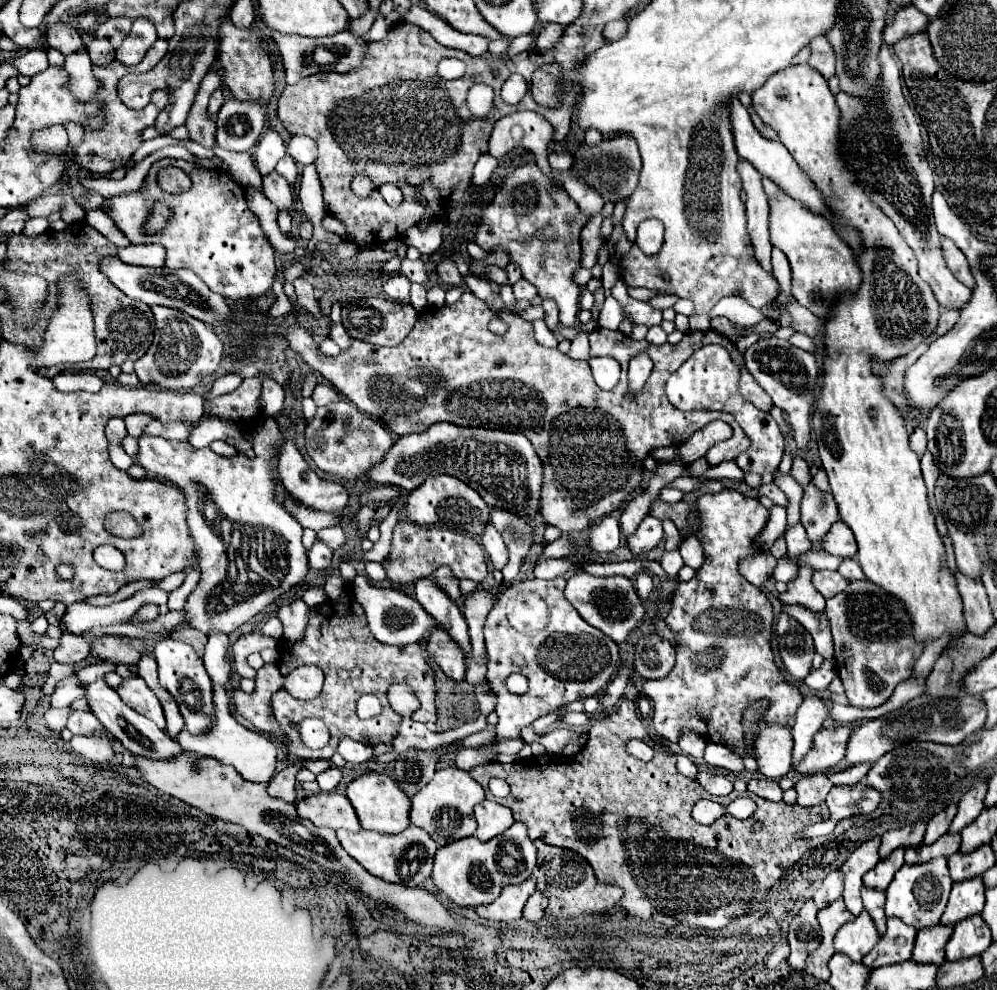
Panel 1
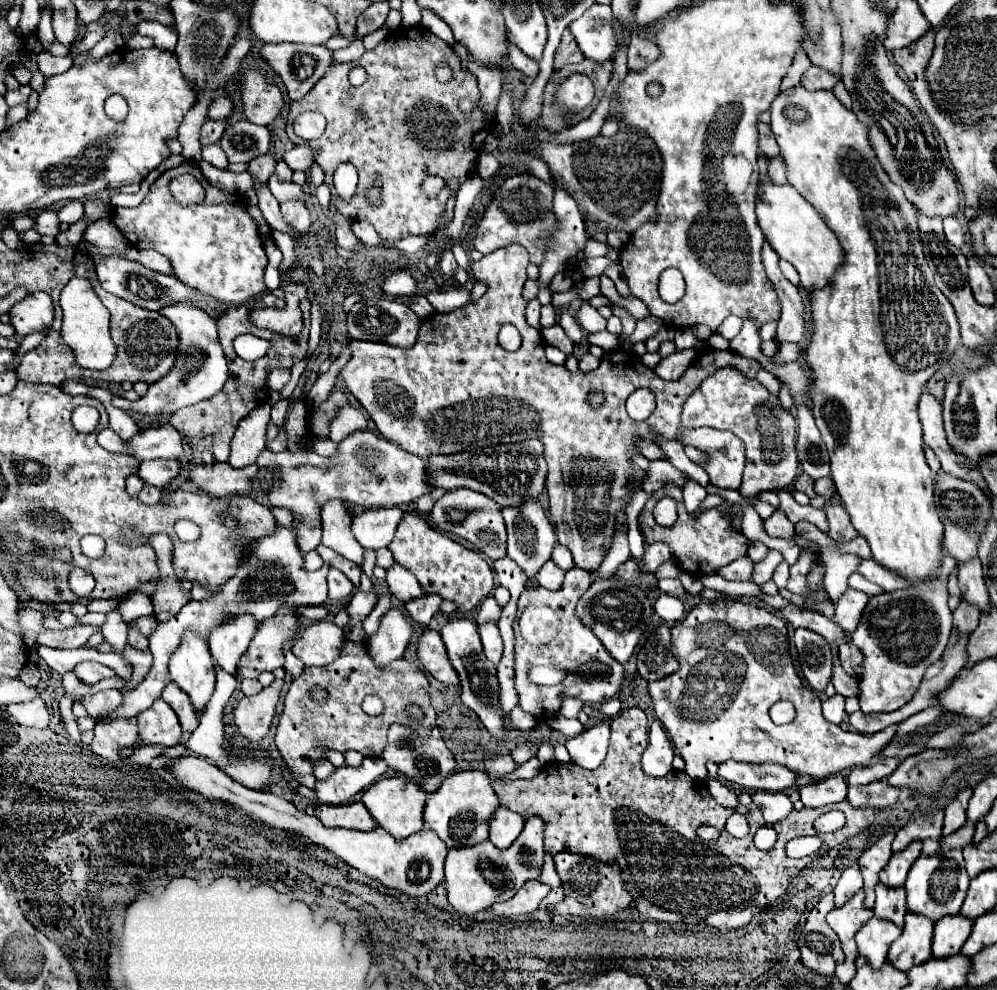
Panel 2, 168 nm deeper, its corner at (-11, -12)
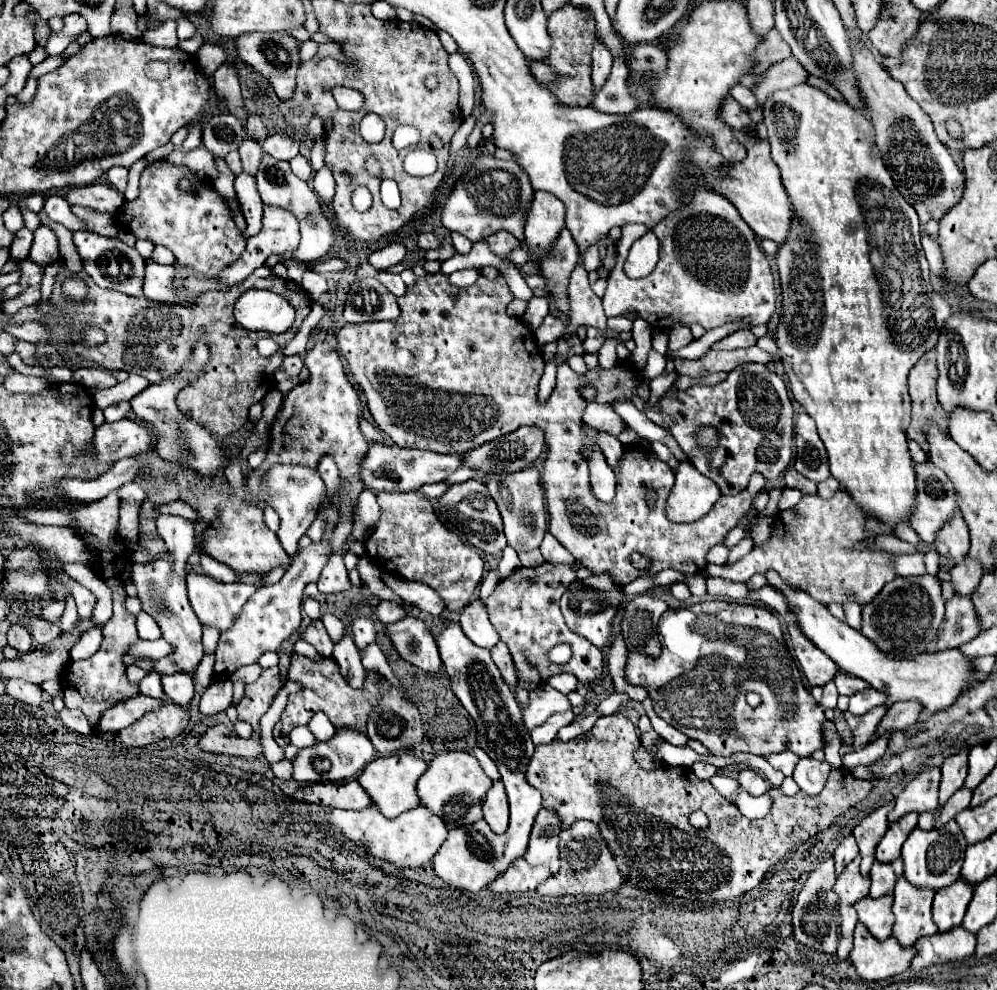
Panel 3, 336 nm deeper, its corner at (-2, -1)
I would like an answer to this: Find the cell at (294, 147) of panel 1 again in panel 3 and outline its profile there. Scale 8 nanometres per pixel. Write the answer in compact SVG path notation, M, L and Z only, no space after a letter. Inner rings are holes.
M272 134L262 144L264 152L274 156L276 160L292 160L298 156L298 140L288 134Z

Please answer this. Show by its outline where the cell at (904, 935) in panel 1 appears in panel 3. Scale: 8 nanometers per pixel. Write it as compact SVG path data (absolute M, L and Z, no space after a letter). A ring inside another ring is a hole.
M906 878L896 882L894 890L894 926L892 936L900 946L910 948L918 938L936 934L936 926L932 922L932 890L916 890L908 886Z

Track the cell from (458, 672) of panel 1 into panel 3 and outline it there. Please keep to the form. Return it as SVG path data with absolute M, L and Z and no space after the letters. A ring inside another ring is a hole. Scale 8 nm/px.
M406 616L400 622L386 626L398 654L420 670L436 672L442 668L442 660L436 648L436 640L426 624L416 616Z

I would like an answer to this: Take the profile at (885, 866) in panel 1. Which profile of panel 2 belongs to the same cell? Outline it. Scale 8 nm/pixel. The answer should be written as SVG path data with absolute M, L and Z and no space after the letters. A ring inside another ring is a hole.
M913 841L913 845L905 847L901 853L893 853L889 863L881 871L881 883L885 883L887 887L905 885L907 873L919 855L921 855L921 841Z

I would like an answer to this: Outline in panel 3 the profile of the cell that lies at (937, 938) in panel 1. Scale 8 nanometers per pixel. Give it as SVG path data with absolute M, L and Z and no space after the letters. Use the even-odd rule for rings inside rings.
M960 880L954 882L952 886L936 892L932 916L934 916L934 924L938 926L938 932L948 932L962 924L962 918L966 914L972 892L974 890L968 890L968 886L964 886L964 882L960 882Z

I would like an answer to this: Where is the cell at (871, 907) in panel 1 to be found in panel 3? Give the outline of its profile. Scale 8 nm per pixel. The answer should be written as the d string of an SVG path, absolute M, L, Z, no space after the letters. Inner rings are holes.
M900 858L896 862L890 864L880 864L874 862L872 870L870 870L870 898L882 898L886 894L894 892L896 880L902 876L902 862Z

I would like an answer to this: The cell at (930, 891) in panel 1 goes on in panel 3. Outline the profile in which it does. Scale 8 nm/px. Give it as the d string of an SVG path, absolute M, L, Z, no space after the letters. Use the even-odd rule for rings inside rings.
M954 820L948 822L946 826L930 830L930 832L916 828L902 846L904 878L916 888L928 888L934 892L948 888L960 878L964 852L966 852L966 842L964 842L964 836L960 834L960 828L956 826Z

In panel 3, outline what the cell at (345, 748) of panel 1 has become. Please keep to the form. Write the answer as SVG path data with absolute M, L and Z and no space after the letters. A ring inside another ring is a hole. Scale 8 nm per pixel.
M298 726L296 730L292 730L292 734L290 734L290 742L292 742L294 746L298 746L298 748L308 748L308 746L318 744L316 736L310 732L308 726Z

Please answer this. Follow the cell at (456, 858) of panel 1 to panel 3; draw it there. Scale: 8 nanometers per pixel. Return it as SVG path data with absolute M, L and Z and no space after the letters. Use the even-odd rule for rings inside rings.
M450 624L438 636L438 650L444 662L444 668L450 676L452 690L458 700L464 704L468 714L476 722L478 746L496 762L509 801L510 826L504 834L496 836L486 822L474 822L472 832L468 828L450 830L448 838L434 856L434 872L448 886L478 892L488 886L492 880L504 874L504 870L516 860L522 858L528 850L528 838L534 824L534 818L540 810L540 792L528 782L524 782L524 770L534 754L534 744L522 722L522 710L514 698L514 692L502 680L496 664L490 658L490 650L480 648L468 640L460 624Z

